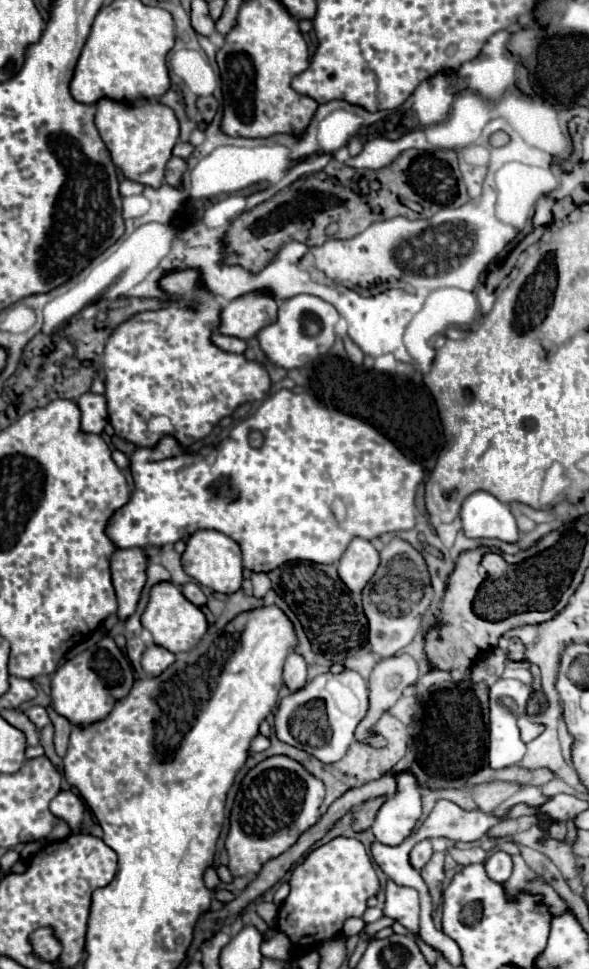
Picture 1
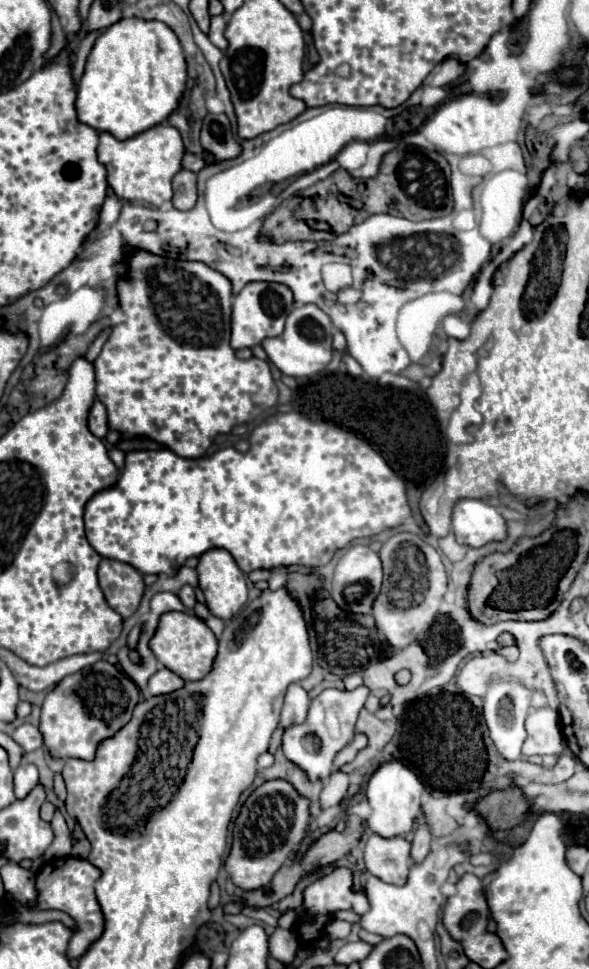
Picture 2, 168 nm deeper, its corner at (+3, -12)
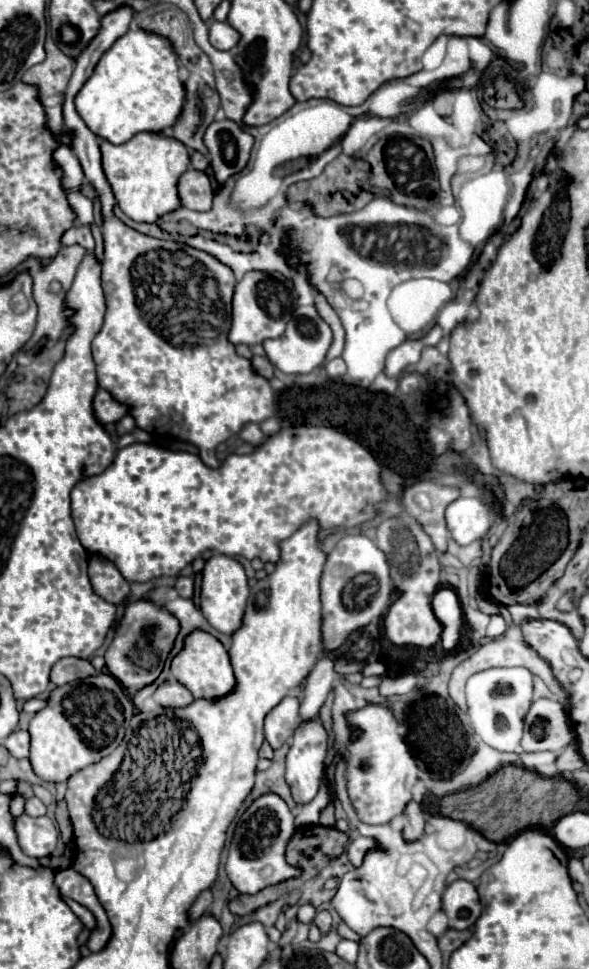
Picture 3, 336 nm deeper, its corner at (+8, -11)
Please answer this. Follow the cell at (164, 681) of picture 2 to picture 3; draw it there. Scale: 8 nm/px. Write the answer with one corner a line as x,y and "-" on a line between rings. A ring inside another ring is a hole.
167,679
157,687
157,691
153,693
153,699
159,705
171,707
171,705
189,705
193,701
193,695
181,683

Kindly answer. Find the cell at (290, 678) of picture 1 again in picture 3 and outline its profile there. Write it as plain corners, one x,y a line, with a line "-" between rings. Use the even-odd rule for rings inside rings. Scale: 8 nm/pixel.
287,695
271,713
265,717
265,739
273,749
287,743
299,725
299,699

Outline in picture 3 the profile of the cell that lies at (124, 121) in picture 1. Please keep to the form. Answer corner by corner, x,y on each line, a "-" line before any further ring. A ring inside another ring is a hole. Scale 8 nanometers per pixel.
137,133
123,145
101,141
99,147
105,177
113,189
119,209
127,217
131,217
133,221
151,223
157,221
163,213
179,207
177,179
191,165
187,147
181,141
163,133

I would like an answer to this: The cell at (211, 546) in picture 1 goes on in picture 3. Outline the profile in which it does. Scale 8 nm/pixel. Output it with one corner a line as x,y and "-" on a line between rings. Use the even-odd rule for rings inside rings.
213,555
211,559
207,559
201,581
201,613
217,631
231,635
235,629
239,629
247,597
249,597
247,577
237,559
227,555

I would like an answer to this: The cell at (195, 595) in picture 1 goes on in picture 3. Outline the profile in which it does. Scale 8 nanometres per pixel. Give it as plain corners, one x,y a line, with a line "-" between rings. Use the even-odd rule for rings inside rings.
179,577
175,583
175,589
181,597
191,599
193,597
193,577

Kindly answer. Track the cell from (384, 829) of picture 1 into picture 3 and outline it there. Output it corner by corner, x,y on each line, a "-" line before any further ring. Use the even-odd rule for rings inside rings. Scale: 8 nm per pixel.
367,705
351,715
351,723
363,729
363,735
347,747
347,787
353,807
363,823
383,825
401,815
411,801
411,789
417,783
417,763
403,737
397,733
397,721
387,707

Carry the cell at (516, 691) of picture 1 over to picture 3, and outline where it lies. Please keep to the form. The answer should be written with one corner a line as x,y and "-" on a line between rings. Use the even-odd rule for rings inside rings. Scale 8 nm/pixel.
525,667
487,669
467,681
467,713
481,741
497,751
515,751
523,737
523,719
531,707
533,675

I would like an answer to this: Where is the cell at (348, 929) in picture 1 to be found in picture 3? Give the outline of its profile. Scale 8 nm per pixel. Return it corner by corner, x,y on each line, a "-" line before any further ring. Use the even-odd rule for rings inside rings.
319,911
317,917
315,917
315,925
319,927
321,935
327,935
333,929
333,919
331,919
331,915
327,911

